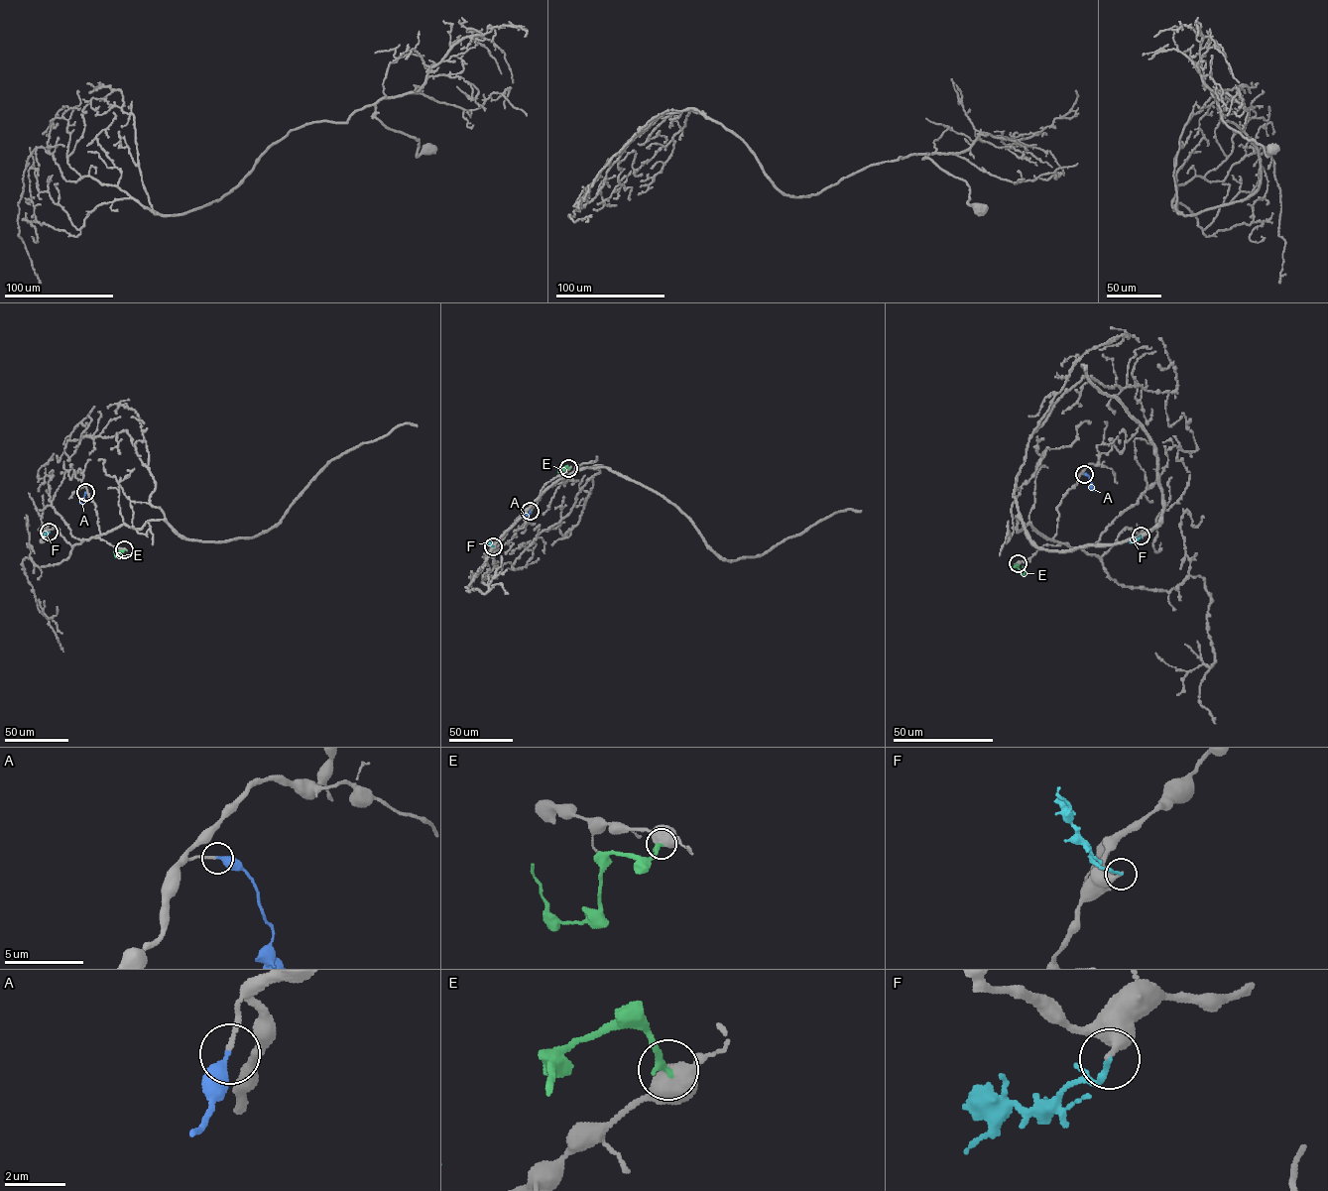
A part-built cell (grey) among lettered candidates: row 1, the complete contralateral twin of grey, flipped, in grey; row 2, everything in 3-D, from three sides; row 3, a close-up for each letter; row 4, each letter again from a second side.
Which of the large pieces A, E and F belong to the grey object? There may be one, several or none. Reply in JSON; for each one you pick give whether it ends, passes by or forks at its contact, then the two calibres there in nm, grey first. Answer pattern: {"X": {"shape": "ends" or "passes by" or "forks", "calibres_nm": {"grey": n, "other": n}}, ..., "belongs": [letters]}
{"A": {"shape": "ends", "calibres_nm": {"grey": 160, "other": 400}}, "belongs": ["A"]}

